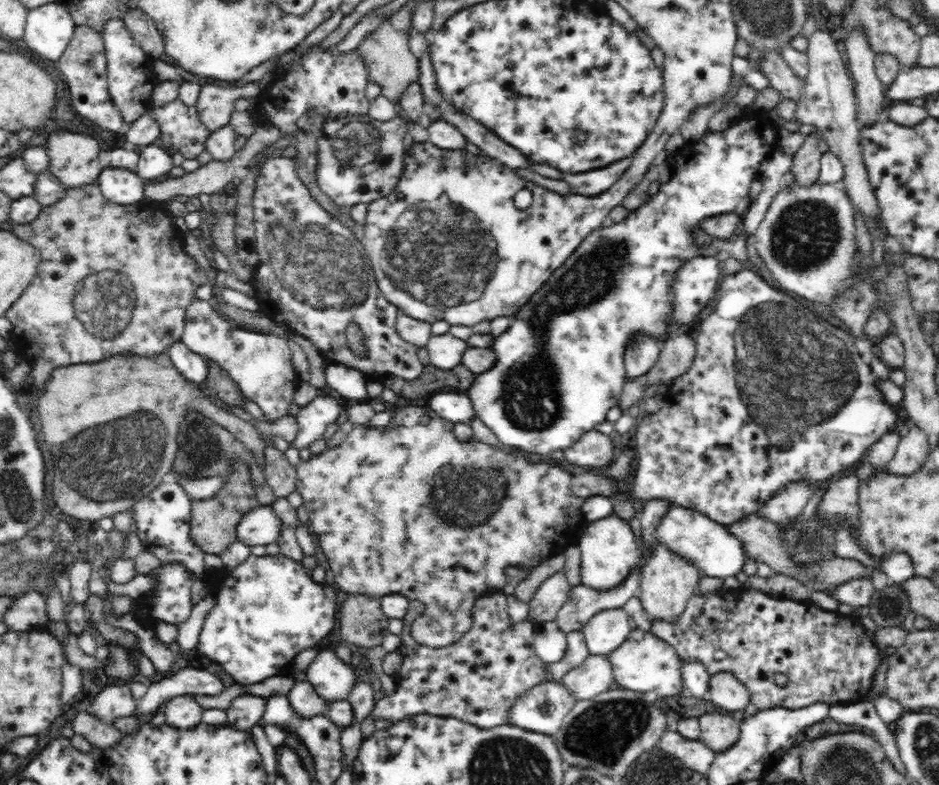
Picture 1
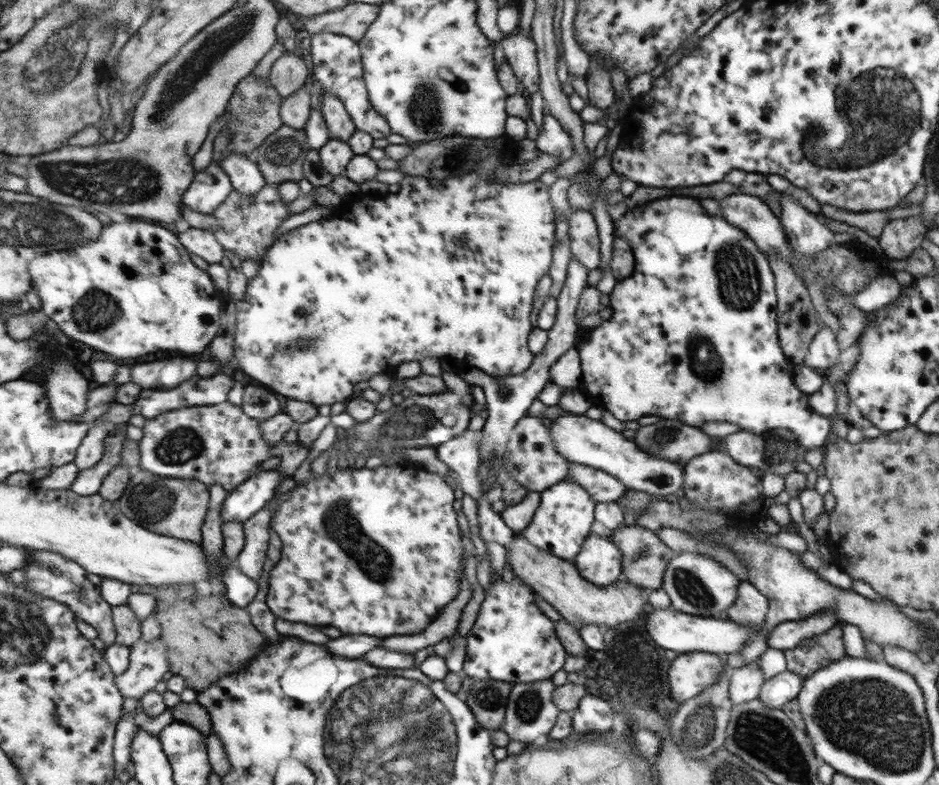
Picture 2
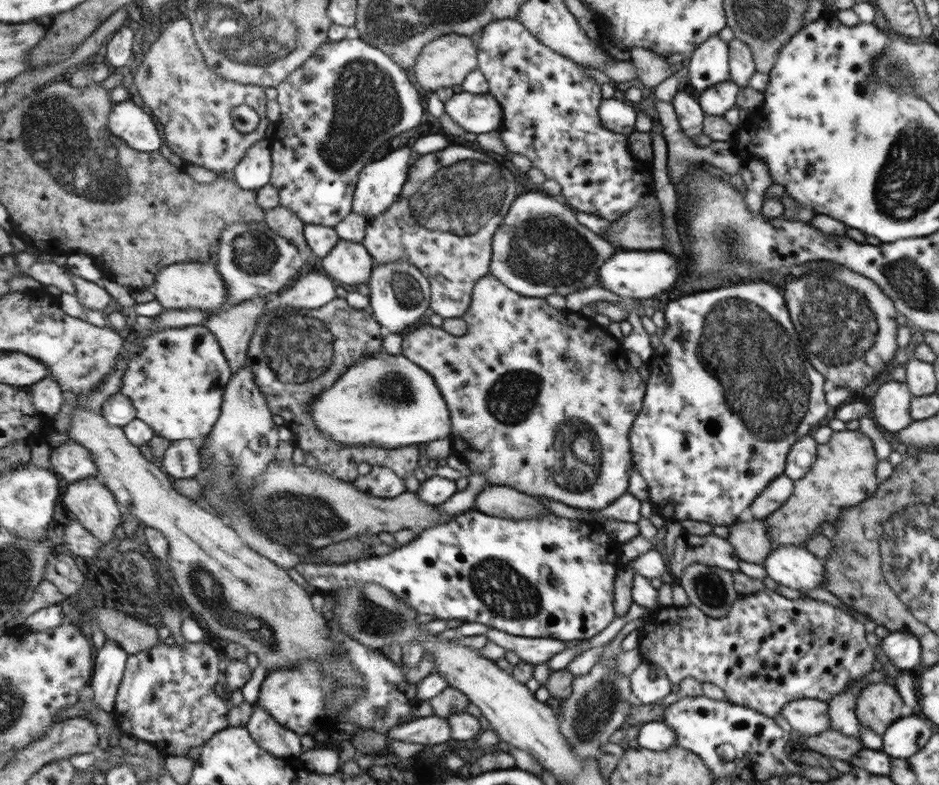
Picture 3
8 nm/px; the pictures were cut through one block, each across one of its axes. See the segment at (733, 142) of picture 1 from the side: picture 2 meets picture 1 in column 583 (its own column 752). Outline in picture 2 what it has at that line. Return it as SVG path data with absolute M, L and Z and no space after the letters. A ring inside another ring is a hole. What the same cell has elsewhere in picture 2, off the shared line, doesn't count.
M664 198L654 200L638 206L632 212L625 212L618 220L612 222L614 236L622 237L628 241L634 253L635 270L621 282L614 285L609 294L610 305L613 313L610 319L603 320L598 327L592 328L590 337L582 341L582 345L576 348L581 359L580 387L588 390L588 394L596 396L596 403L611 411L612 415L620 422L638 420L641 416L660 416L665 419L682 420L688 426L702 426L706 422L730 422L737 424L746 432L764 436L771 440L771 435L782 432L789 436L794 434L794 440L803 448L803 452L825 446L832 424L828 416L818 414L812 410L808 403L808 393L792 384L792 376L795 376L794 366L786 362L786 355L780 348L778 334L776 334L776 294L774 294L774 274L770 270L768 260L764 258L764 252L756 245L743 229L736 228L730 221L716 216L708 216L700 202L692 198Z

